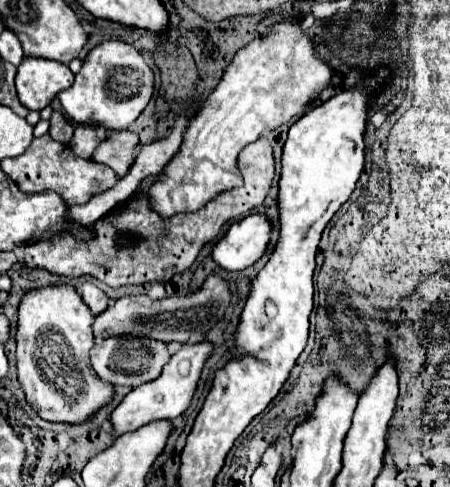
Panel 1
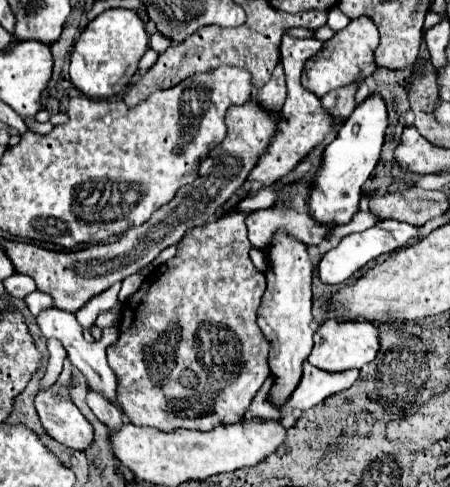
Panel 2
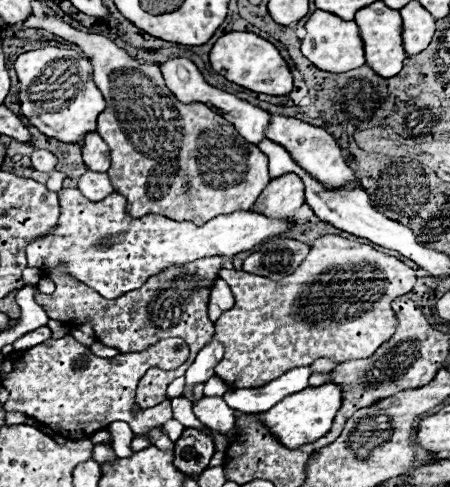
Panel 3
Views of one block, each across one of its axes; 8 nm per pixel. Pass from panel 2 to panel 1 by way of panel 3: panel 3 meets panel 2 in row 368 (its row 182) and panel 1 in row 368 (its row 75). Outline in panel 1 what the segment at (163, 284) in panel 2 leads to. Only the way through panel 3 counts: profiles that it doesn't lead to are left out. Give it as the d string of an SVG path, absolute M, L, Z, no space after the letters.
M124 334L124 336L112 336L106 338L102 342L98 342L92 350L90 350L90 362L94 372L110 382L110 384L126 384L126 386L140 386L142 382L150 382L154 378L158 378L158 374L162 372L162 366L170 360L170 354L166 350L166 344L162 342L154 342L150 338L134 338L132 334Z

